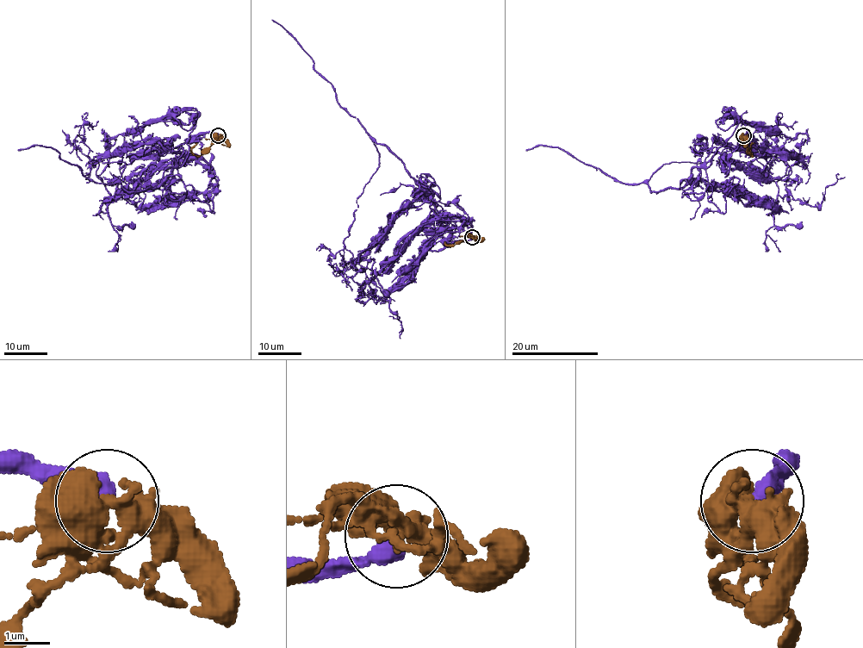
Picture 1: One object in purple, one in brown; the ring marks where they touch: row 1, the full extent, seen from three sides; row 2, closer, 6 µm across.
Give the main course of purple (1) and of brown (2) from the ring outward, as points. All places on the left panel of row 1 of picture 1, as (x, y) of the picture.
1: (218, 136), (201, 133), (201, 154), (177, 153), (158, 187), (139, 191), (91, 181), (52, 147), (18, 150)
2: (218, 136), (199, 155), (192, 151), (195, 142)

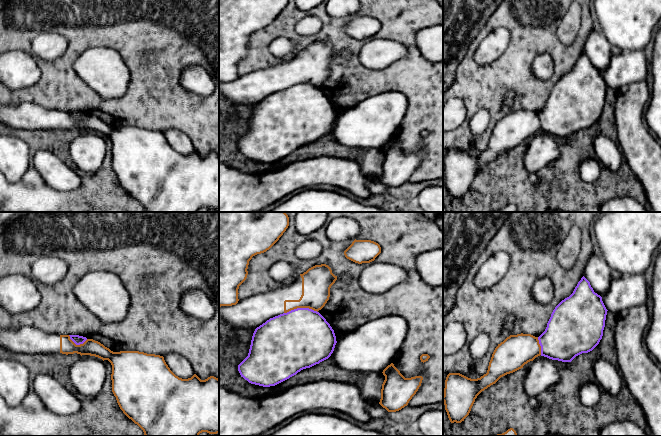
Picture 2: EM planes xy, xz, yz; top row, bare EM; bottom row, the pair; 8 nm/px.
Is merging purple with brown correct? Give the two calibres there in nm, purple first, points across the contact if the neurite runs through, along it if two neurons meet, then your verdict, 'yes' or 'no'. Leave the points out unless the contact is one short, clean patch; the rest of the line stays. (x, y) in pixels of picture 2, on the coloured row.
480 nm thick on the purple side, 240 nm on the other; runs through xz (301, 338), (300, 308), (315, 293), (316, 282); yes

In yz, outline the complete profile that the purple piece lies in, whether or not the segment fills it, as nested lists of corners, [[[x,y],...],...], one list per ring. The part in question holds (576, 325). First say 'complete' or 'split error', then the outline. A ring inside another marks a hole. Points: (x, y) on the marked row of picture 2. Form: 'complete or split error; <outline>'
split error; [[[583,276],[573,293],[555,307],[545,331],[539,337],[523,333],[507,337],[495,348],[487,373],[480,378],[471,379],[460,373],[447,375],[443,402],[450,422],[464,421],[482,391],[501,377],[523,368],[536,357],[541,355],[552,360],[571,362],[576,356],[592,351],[602,339],[607,311],[602,297],[594,292],[590,282]]]

